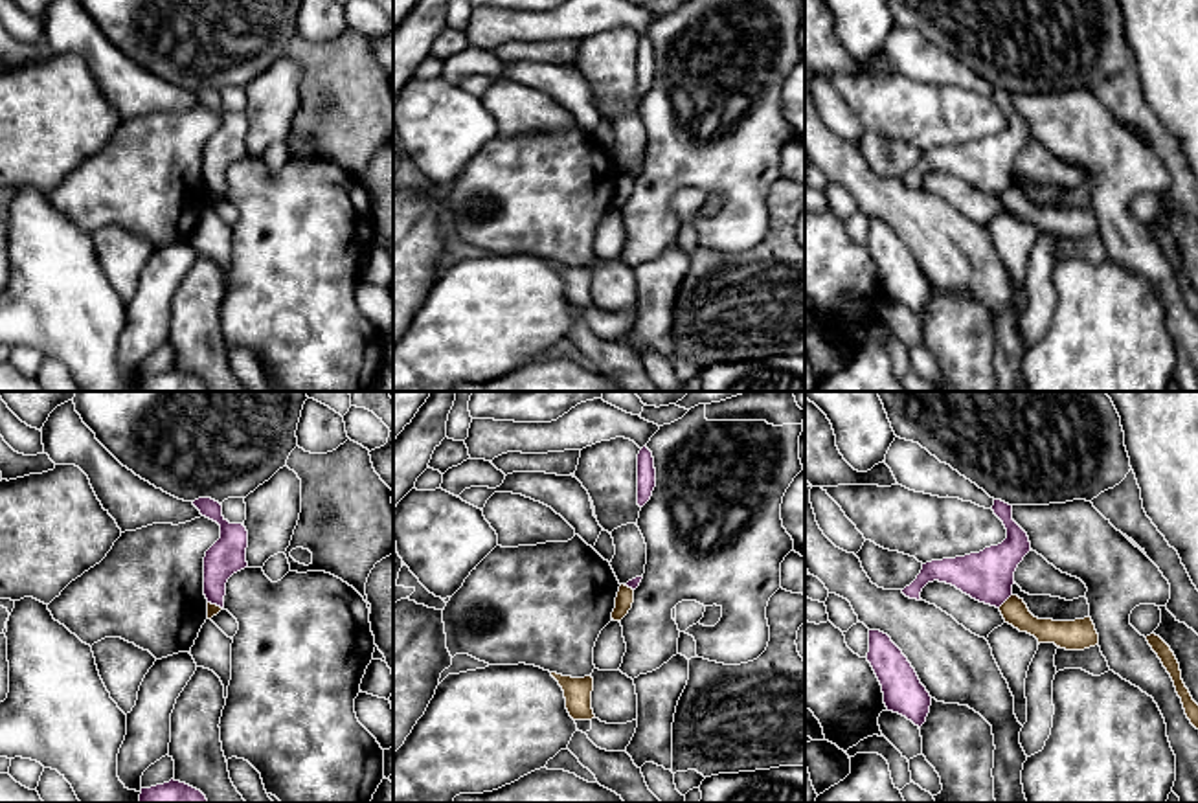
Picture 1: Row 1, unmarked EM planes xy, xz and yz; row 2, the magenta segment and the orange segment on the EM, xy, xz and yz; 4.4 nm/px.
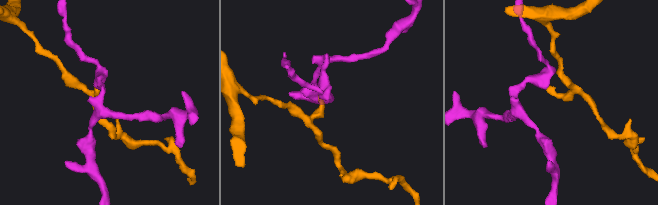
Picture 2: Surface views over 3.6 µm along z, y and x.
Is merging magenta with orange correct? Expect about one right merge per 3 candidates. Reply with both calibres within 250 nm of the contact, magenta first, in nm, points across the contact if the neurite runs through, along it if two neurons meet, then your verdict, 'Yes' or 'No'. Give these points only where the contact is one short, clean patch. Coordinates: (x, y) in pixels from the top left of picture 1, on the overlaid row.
Thickness 220 nm (magenta) against 120 nm. Boundary: yz (1011, 594), (998, 607). No

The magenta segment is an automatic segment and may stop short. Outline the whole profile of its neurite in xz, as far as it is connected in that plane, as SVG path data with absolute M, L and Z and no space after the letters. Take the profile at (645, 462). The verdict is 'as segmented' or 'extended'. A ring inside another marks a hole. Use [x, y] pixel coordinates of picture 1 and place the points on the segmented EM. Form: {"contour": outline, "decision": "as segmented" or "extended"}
{"contour": "M643 447L638 454L638 505L643 507L656 487L656 469L652 452Z", "decision": "as segmented"}

